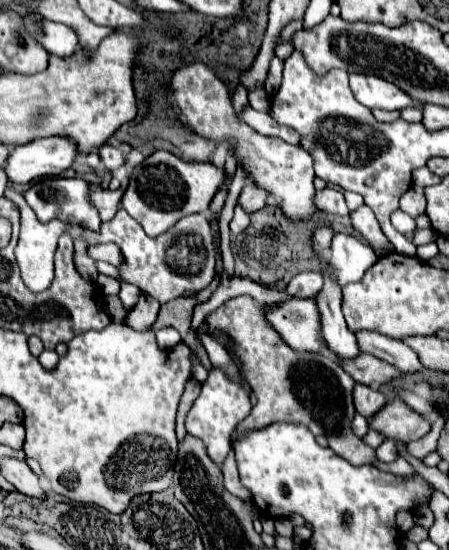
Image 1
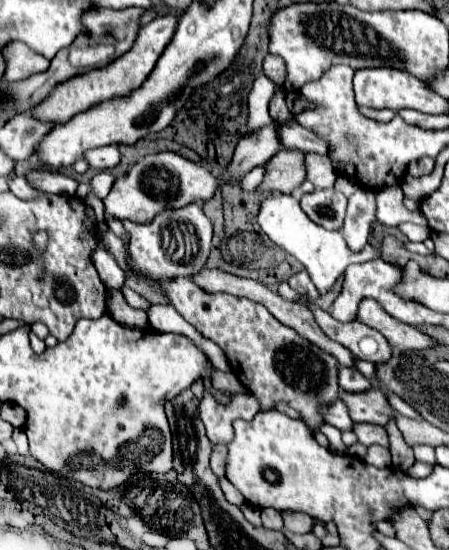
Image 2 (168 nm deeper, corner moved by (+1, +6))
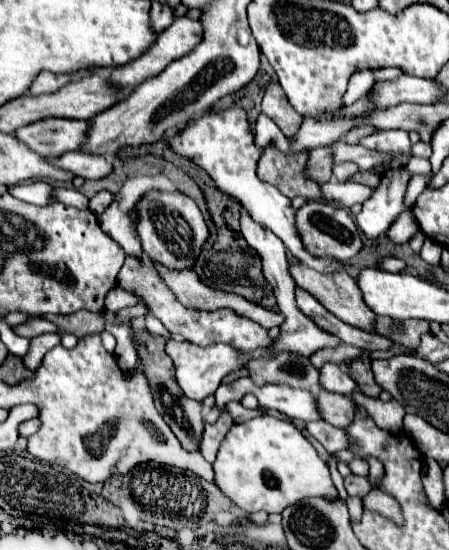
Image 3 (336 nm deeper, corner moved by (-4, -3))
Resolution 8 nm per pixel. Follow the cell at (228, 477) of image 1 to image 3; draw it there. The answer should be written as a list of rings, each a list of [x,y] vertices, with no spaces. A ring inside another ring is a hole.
[[[223,414],[215,424],[205,424],[205,432],[203,432],[203,446],[201,446],[201,454],[207,462],[215,462],[217,452],[221,448],[221,442],[225,440],[229,428],[233,426],[233,420],[229,414]]]

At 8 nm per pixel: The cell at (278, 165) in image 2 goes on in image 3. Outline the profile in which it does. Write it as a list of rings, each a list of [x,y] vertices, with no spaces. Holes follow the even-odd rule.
[[[315,148],[315,150],[309,152],[307,166],[305,166],[305,176],[309,180],[315,180],[317,184],[327,182],[331,178],[331,168],[333,168],[331,150],[327,150],[327,148]]]

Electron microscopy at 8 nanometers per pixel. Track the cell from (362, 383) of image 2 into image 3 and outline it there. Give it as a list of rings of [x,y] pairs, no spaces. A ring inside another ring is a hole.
[[[329,362],[321,370],[323,370],[323,388],[325,390],[329,390],[329,392],[343,390],[341,394],[347,394],[347,396],[357,390],[357,382],[351,376],[347,376],[347,372],[341,366]]]

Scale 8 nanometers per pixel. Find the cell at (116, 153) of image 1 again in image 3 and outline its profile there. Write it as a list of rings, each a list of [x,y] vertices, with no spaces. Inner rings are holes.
[[[67,152],[53,164],[59,164],[61,168],[81,176],[81,178],[103,178],[113,172],[113,164],[105,156],[95,156],[95,154],[85,154],[85,152]]]

